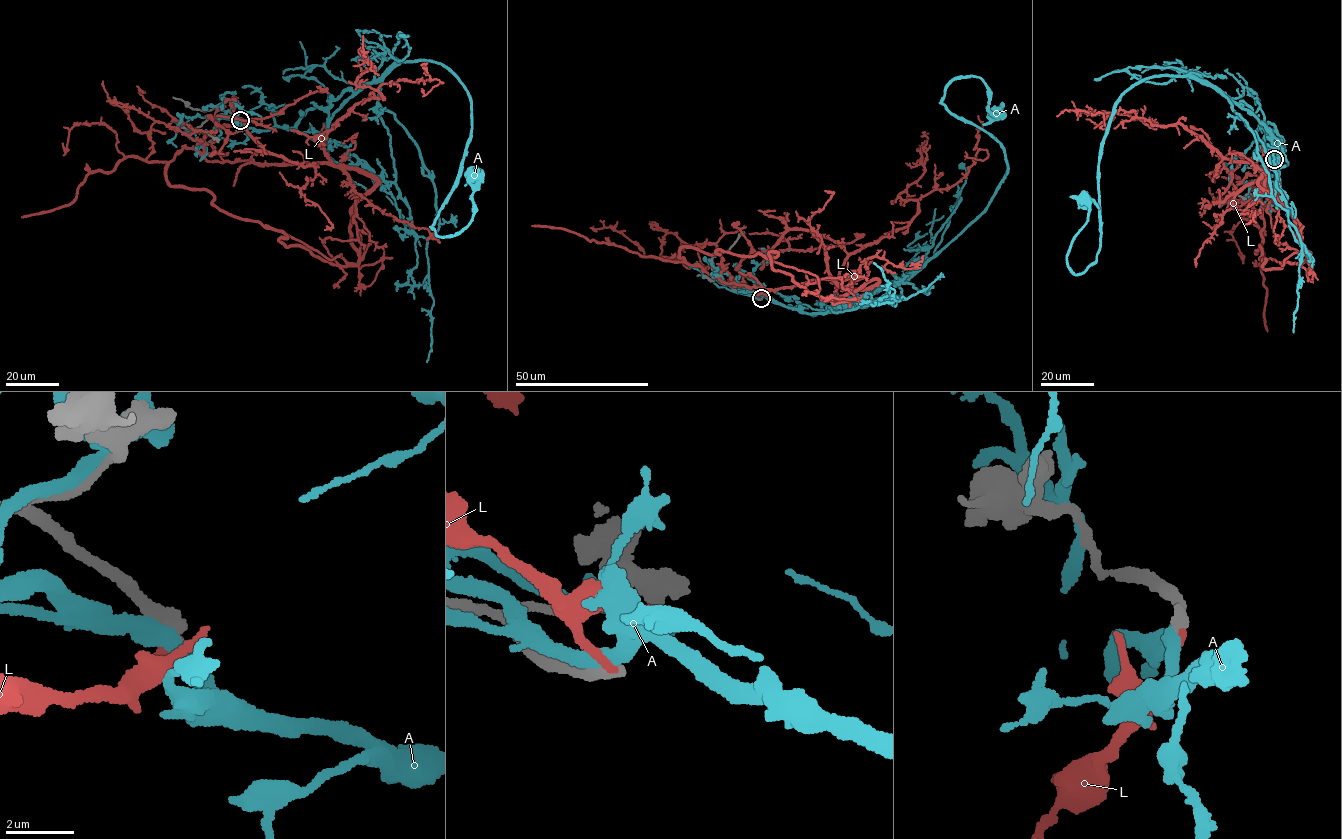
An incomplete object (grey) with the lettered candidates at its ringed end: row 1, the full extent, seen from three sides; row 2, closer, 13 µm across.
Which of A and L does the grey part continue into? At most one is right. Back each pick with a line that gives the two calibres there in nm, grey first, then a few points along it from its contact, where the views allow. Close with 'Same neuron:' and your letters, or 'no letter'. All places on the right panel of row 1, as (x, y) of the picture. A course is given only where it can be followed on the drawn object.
Same neuron: no letter

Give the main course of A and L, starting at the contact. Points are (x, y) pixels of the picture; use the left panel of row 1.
A: (239, 120), (291, 128), (402, 61), (428, 60), (471, 102), (439, 236), (470, 222), (474, 175)
L: (240, 121), (207, 160), (327, 163), (323, 141), (354, 105), (383, 98), (381, 85), (443, 83), (421, 89)

